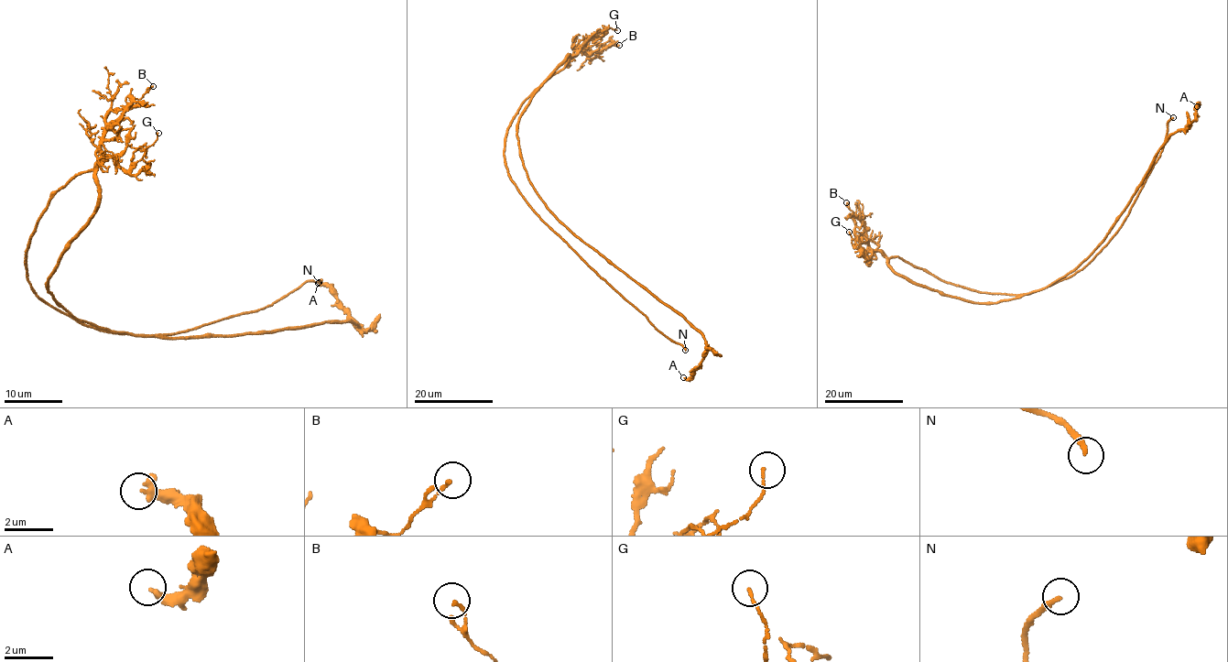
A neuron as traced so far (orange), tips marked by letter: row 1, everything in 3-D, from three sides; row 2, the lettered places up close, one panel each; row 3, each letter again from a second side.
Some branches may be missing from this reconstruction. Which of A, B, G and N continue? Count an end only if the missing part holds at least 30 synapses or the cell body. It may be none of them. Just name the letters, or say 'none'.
N

